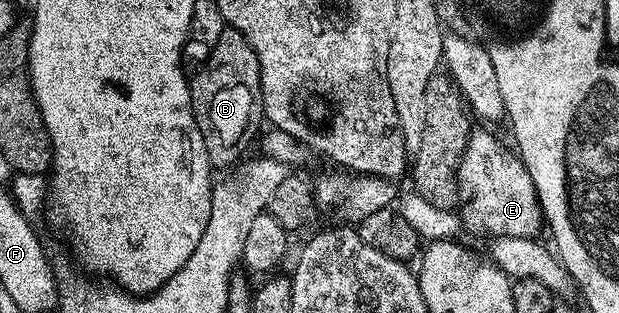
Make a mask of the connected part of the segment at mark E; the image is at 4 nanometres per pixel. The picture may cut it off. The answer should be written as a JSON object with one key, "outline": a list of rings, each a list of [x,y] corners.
{"outline":[[[480,130],[473,131],[472,136],[468,139],[468,145],[466,146],[466,150],[464,151],[464,156],[460,159],[460,166],[458,169],[458,180],[461,185],[464,184],[468,187],[468,197],[463,197],[462,203],[458,208],[458,215],[460,218],[460,222],[465,233],[473,232],[474,235],[480,236],[488,236],[488,237],[498,237],[498,236],[513,236],[514,238],[522,238],[522,237],[535,237],[537,235],[536,231],[539,228],[542,228],[542,211],[540,198],[536,193],[536,187],[534,186],[534,182],[530,178],[530,174],[526,170],[526,166],[524,165],[524,161],[520,159],[519,155],[513,154],[511,151],[507,152],[506,149],[500,145],[500,140],[495,136],[492,132],[480,132]]]}

